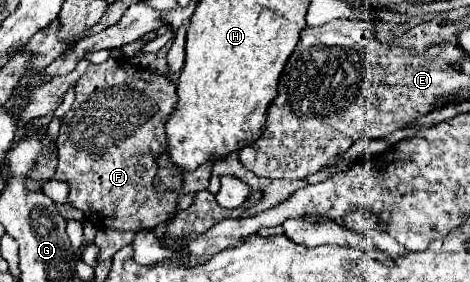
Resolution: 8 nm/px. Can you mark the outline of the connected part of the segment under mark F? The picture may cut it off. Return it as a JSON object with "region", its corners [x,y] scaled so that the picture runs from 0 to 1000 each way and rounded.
{"region":[[[228,209],[211,230],[194,223],[185,252],[168,273],[160,301],[164,344],[155,379],[130,422],[130,465],[121,486],[121,592],[113,635],[138,642],[147,656],[143,713],[181,755],[185,784],[194,784],[211,812],[245,812],[245,819],[321,819],[330,798],[368,770],[377,741],[377,699],[402,677],[432,677],[445,656],[453,578],[436,578],[406,613],[389,613],[394,656],[381,677],[334,684],[326,663],[326,621],[334,613],[330,564],[338,543],[355,543],[351,521],[351,429],[377,365],[377,301],[360,273],[343,273],[317,259],[304,238],[283,238],[266,209]]]}

